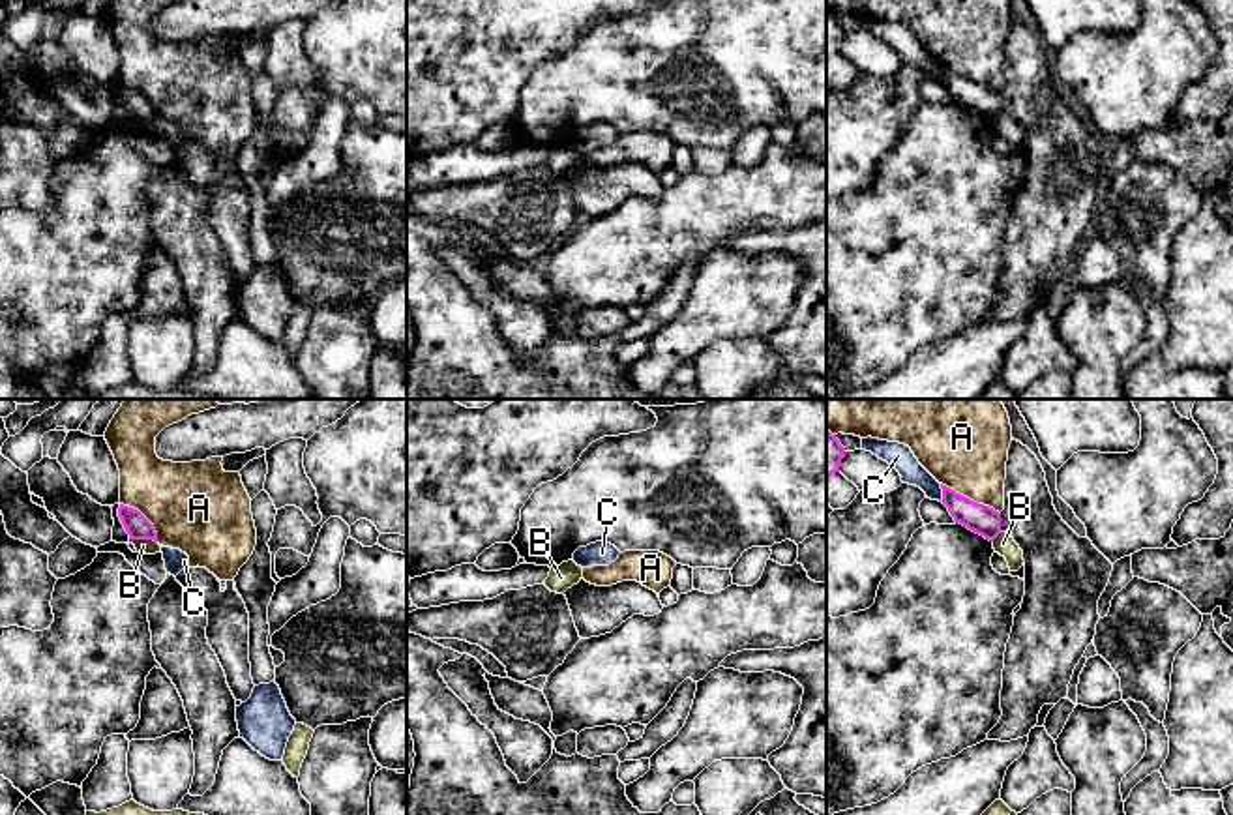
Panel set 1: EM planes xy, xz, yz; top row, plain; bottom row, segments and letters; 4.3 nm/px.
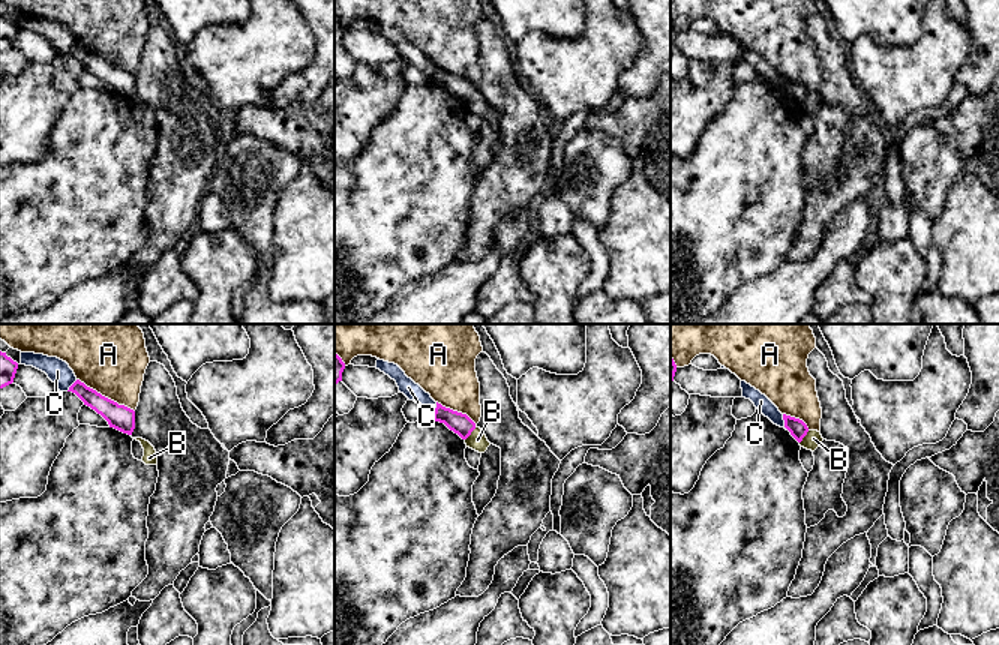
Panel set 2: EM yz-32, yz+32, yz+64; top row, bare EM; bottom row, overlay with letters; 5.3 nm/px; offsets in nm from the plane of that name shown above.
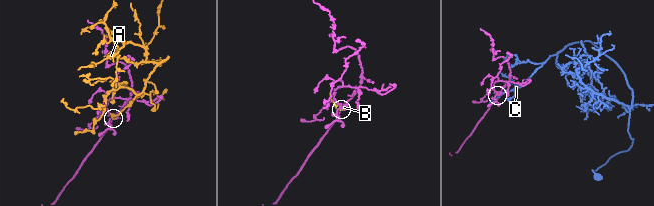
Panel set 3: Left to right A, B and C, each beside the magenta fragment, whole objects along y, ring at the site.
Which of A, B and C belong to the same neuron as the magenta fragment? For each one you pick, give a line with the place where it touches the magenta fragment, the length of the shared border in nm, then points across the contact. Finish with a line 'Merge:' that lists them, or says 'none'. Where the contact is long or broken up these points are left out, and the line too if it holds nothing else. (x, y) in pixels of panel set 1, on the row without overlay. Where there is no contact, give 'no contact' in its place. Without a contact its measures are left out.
Merge: none

